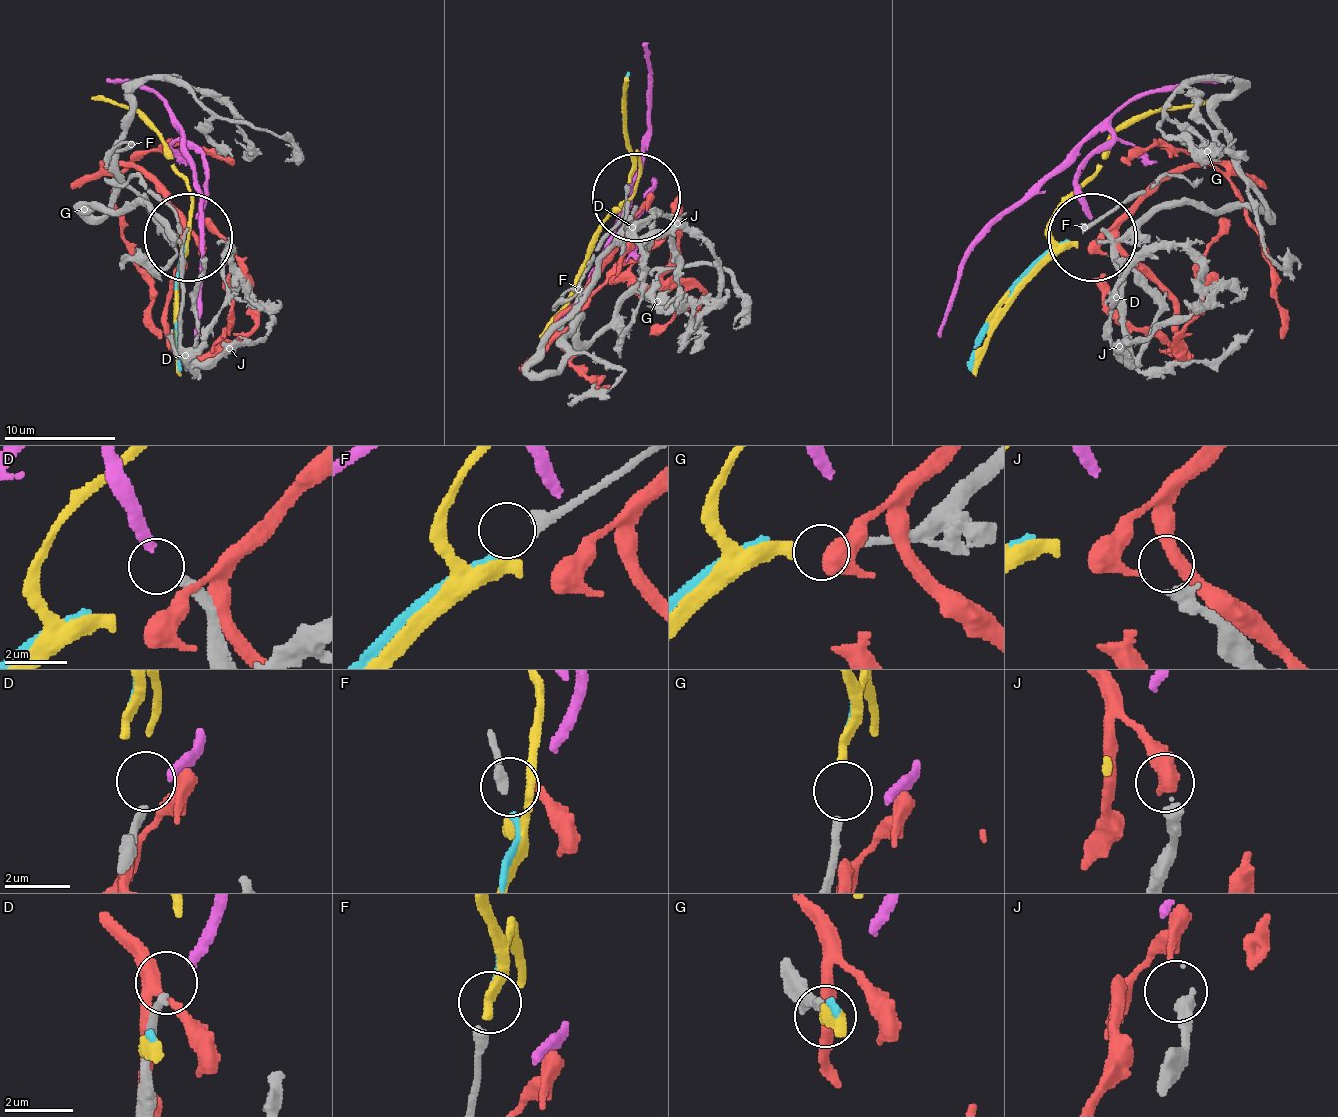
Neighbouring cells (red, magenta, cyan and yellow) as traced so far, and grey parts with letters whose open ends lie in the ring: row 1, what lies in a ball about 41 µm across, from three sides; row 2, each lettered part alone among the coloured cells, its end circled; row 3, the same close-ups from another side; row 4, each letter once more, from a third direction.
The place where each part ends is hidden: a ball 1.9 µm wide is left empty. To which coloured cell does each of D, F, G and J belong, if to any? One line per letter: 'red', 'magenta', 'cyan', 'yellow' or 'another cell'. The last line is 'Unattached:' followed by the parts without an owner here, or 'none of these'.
D: magenta
F: cyan
G: another cell
J: another cell
Unattached: G, J

